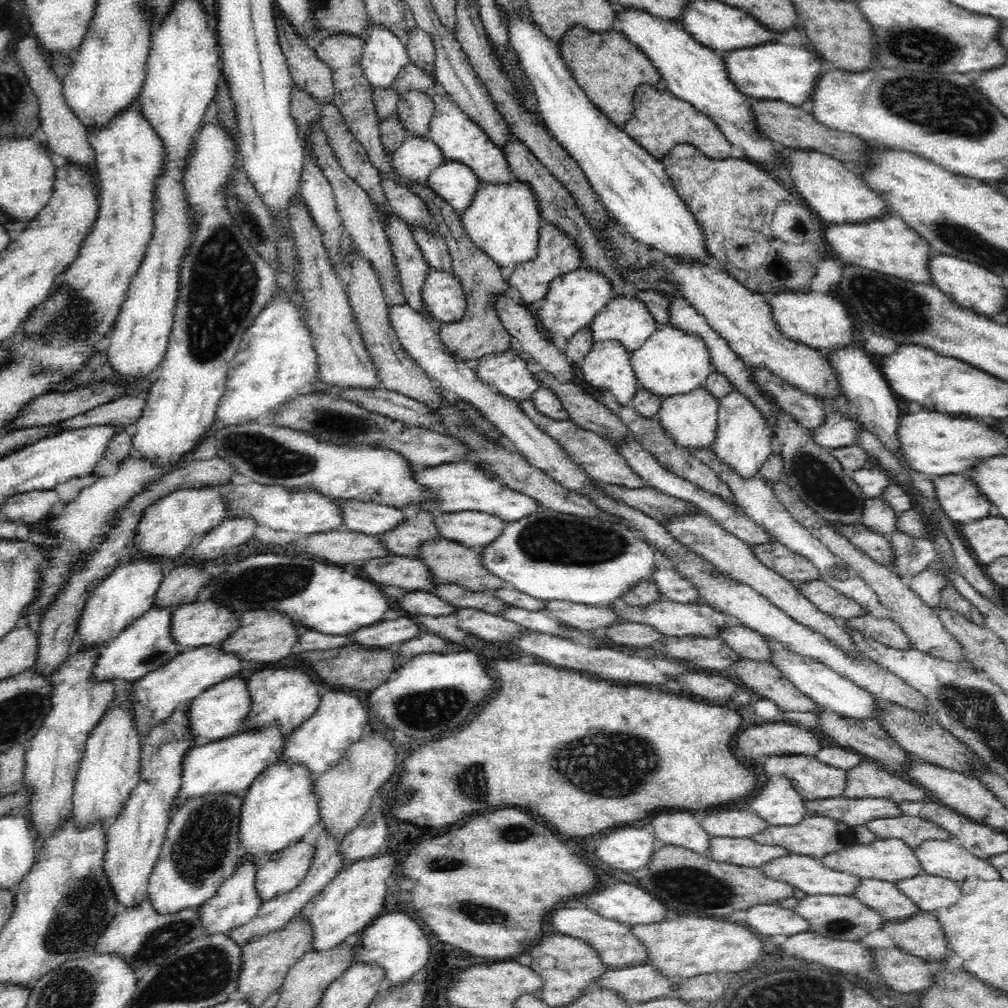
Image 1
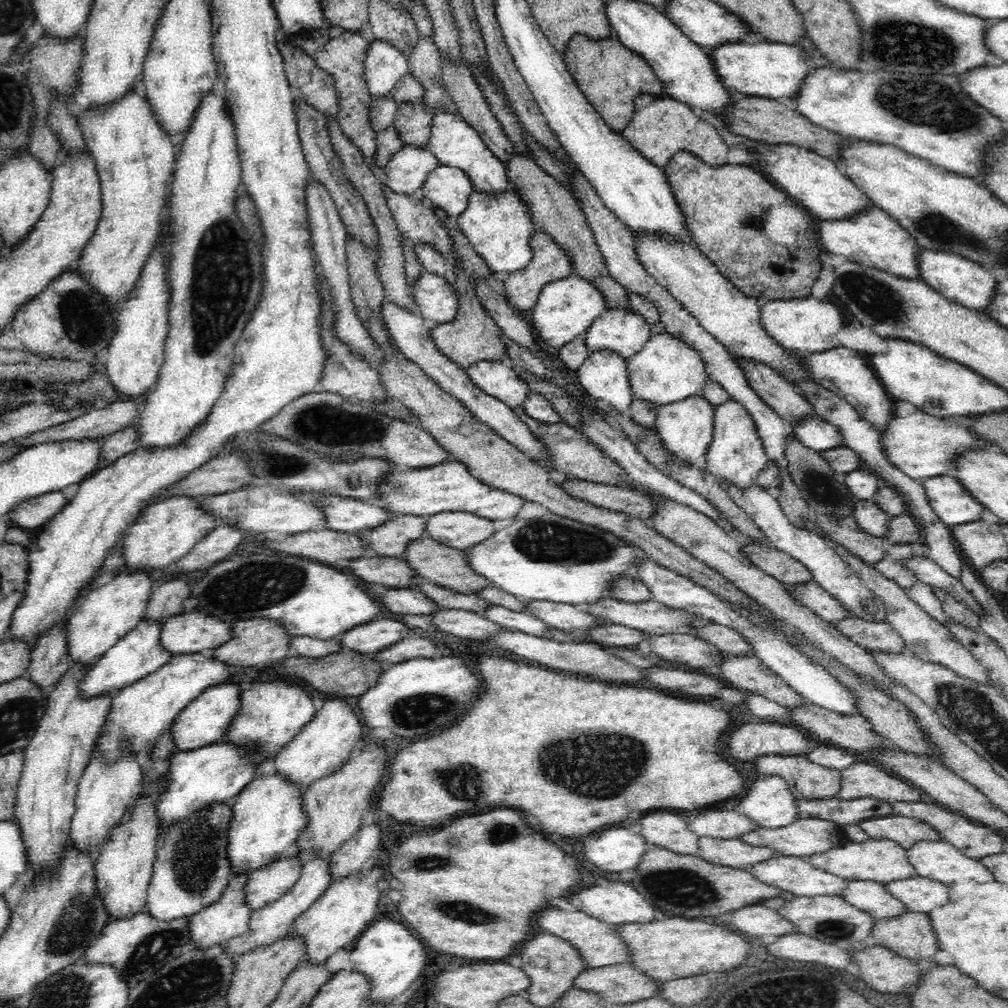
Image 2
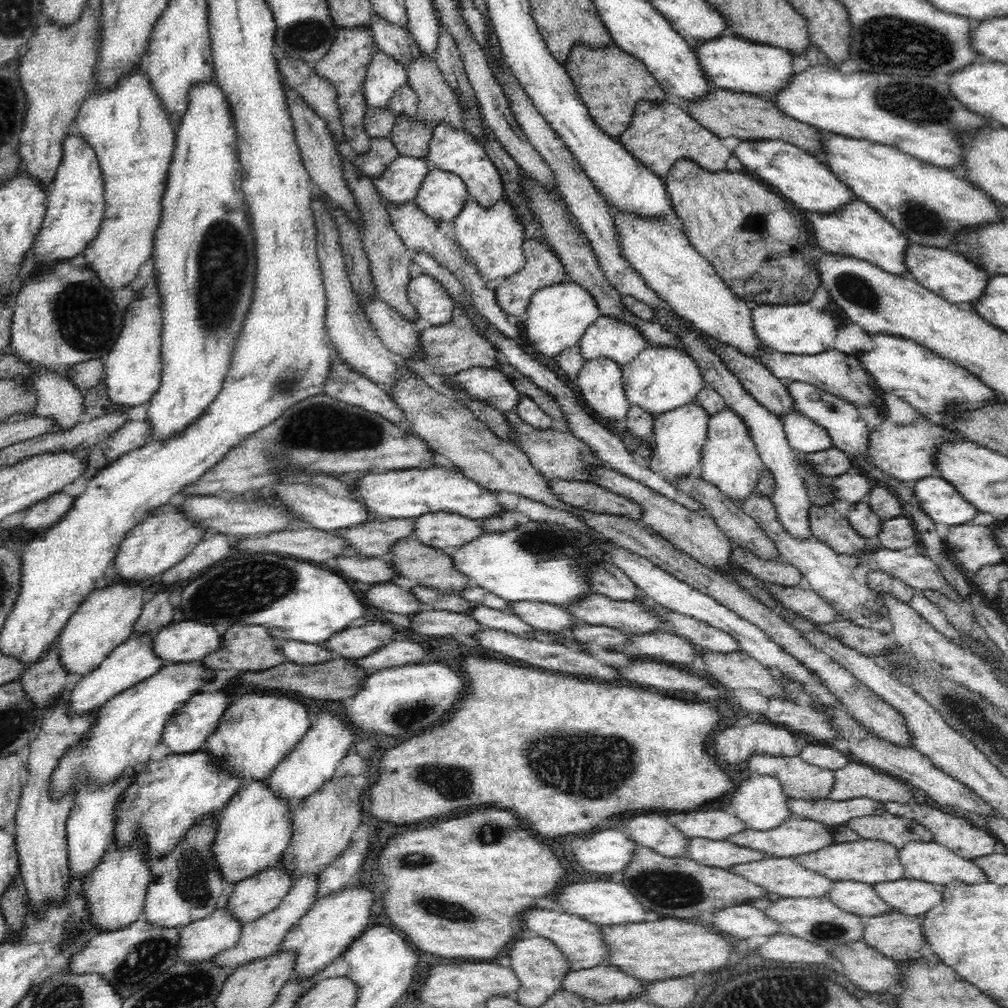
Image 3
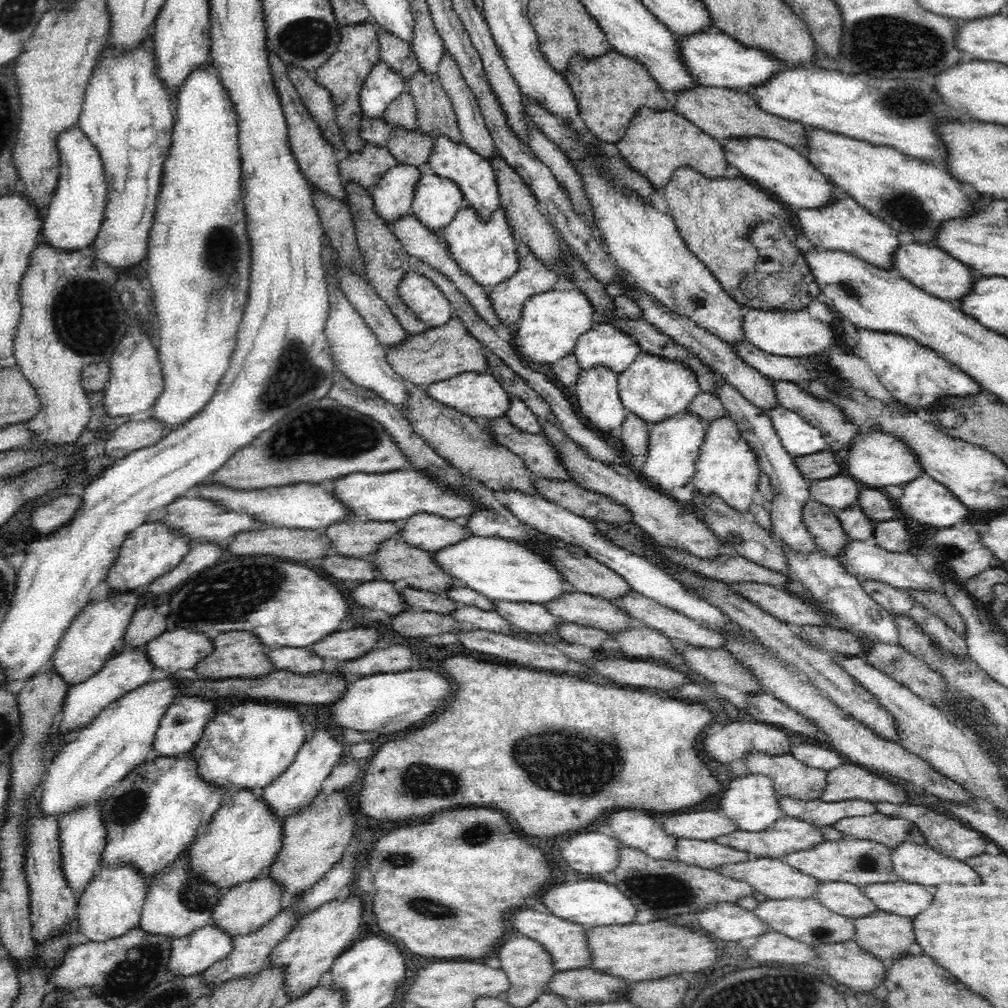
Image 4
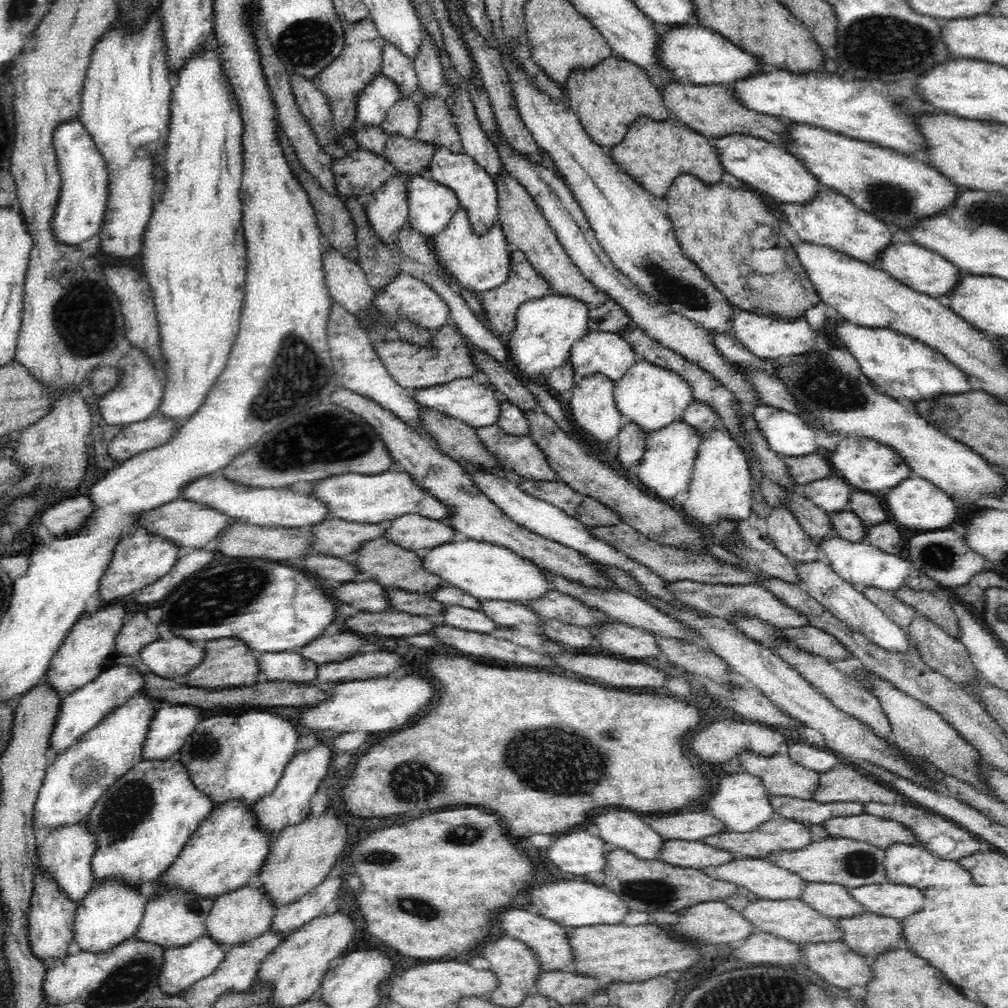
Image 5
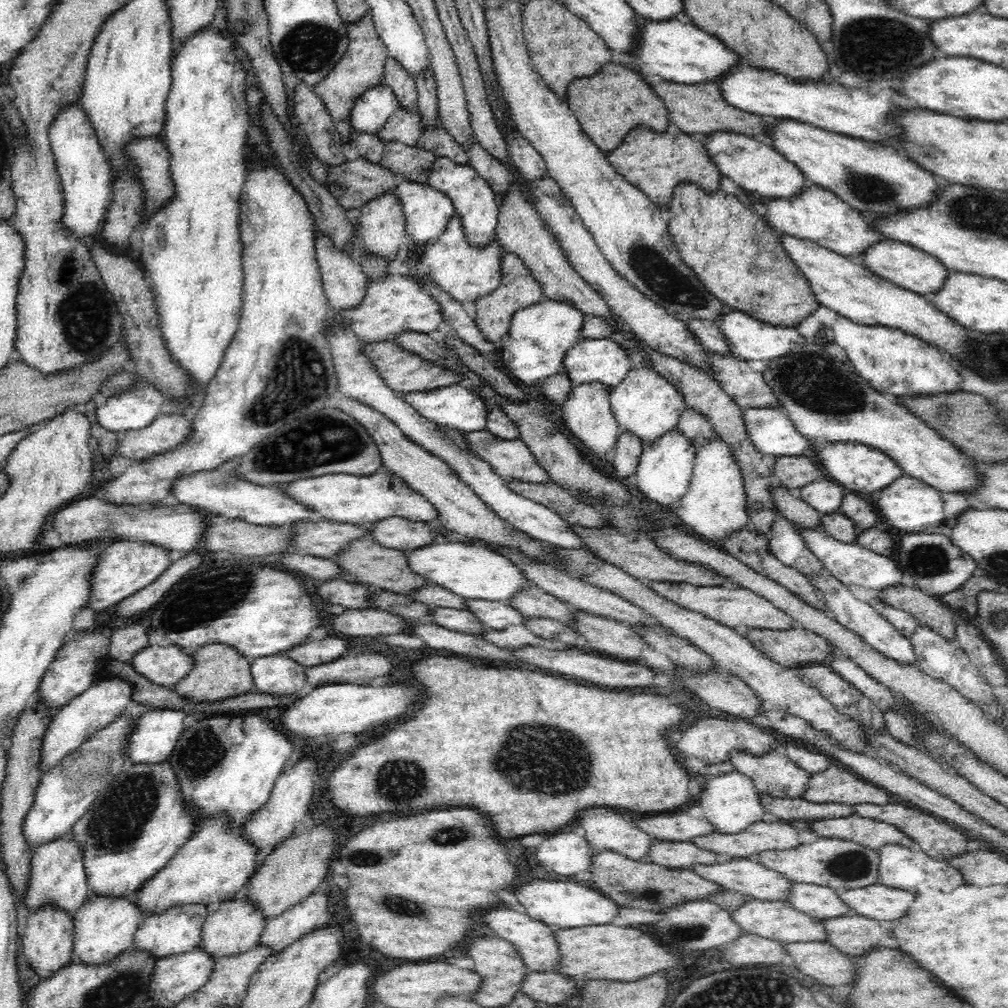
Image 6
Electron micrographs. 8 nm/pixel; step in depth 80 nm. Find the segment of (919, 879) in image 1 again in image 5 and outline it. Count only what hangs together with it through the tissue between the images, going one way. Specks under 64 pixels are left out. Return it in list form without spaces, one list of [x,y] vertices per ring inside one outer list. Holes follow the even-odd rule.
[[[891,882],[853,888],[849,895],[865,912],[902,920],[918,912],[925,902],[924,890]]]

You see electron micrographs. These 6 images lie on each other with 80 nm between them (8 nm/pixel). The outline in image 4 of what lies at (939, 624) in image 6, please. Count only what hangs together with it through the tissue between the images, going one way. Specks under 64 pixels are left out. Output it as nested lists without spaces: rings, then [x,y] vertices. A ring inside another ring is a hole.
[[[920,589],[908,591],[910,591],[912,600],[919,602],[924,608],[939,616],[954,632],[964,634],[964,619],[957,613],[949,598],[942,592],[923,591]]]

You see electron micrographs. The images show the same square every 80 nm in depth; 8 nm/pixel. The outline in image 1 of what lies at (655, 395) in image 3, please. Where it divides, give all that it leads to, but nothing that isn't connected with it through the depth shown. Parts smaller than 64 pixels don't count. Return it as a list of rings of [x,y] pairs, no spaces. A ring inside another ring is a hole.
[[[668,322],[650,336],[646,343],[631,353],[631,367],[637,376],[638,386],[662,398],[692,392],[704,386],[711,373],[709,348],[702,338],[686,333]]]

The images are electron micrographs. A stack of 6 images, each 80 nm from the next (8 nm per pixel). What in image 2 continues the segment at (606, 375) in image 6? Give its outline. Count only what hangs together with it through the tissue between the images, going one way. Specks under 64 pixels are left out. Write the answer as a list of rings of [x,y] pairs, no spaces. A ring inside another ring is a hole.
[[[616,305],[592,322],[586,332],[587,351],[616,349],[626,360],[638,354],[639,349],[653,336],[653,326],[633,307]]]

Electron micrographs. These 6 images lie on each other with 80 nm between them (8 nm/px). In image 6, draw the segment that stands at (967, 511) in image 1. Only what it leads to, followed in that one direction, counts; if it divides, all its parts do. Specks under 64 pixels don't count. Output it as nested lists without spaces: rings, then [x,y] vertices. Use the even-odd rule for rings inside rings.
[[[909,475],[896,479],[890,486],[884,487],[878,498],[872,499],[877,513],[883,518],[890,528],[896,528],[900,532],[920,533],[929,526],[947,524],[944,519],[945,495],[937,488],[922,482]]]

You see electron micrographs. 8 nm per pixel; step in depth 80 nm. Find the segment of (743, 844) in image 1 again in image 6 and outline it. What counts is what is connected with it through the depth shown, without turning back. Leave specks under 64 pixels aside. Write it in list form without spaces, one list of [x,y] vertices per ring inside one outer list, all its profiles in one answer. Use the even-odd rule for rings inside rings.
[[[658,841],[652,842],[649,856],[646,860],[653,861],[666,868],[690,869],[703,864],[714,864],[720,862],[725,857],[714,854],[709,850],[700,848],[696,844],[678,841]]]

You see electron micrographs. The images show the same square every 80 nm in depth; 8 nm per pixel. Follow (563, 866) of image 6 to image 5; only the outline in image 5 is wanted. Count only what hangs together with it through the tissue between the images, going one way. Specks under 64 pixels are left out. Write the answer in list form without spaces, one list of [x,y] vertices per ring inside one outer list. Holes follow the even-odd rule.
[[[580,830],[558,836],[546,850],[546,858],[562,872],[602,874],[606,866],[605,854],[611,848],[600,836]]]

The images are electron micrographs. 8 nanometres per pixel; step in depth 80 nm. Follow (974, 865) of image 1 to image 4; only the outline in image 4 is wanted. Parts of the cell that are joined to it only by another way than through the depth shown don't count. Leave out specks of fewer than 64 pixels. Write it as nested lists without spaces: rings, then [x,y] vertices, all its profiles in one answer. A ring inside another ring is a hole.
[[[905,842],[892,849],[892,863],[898,881],[909,881],[910,884],[922,884],[935,888],[939,884],[980,884],[978,873],[974,872],[965,861],[956,860],[951,856],[930,848],[927,844]]]

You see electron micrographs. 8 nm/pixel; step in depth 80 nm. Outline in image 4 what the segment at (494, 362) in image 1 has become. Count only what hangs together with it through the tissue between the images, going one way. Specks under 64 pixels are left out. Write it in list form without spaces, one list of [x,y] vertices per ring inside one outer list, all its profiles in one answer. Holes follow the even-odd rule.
[[[462,372],[446,380],[424,386],[426,394],[436,402],[455,408],[462,414],[466,413],[478,422],[485,423],[486,419],[497,420],[505,416],[512,393],[502,385],[502,381],[490,372]]]

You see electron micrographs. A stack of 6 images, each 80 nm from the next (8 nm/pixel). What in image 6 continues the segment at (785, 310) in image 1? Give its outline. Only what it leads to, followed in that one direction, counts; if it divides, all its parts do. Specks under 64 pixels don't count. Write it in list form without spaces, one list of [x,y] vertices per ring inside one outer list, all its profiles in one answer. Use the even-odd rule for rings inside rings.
[[[733,309],[720,320],[720,331],[724,333],[731,353],[738,360],[772,360],[777,356],[784,356],[790,352],[804,347],[805,339],[798,334],[799,326],[770,325],[769,321],[758,320],[749,313]]]

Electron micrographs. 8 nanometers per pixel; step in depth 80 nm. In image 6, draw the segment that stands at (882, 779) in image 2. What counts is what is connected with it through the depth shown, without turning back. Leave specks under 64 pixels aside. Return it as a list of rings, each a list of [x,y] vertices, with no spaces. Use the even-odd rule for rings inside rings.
[[[831,764],[826,770],[813,773],[804,800],[815,804],[830,803],[852,805],[886,805],[892,802],[888,791],[862,779],[838,764]]]

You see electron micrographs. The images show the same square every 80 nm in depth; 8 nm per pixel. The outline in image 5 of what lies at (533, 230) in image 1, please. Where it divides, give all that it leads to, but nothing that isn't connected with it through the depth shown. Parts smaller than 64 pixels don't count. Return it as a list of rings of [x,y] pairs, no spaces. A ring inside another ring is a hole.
[[[460,209],[456,211],[448,227],[432,239],[438,265],[446,271],[447,278],[453,278],[453,282],[461,290],[483,294],[506,282],[512,268],[511,253],[506,242],[506,234],[498,222],[486,233],[474,233],[474,226],[470,225],[469,213]]]

